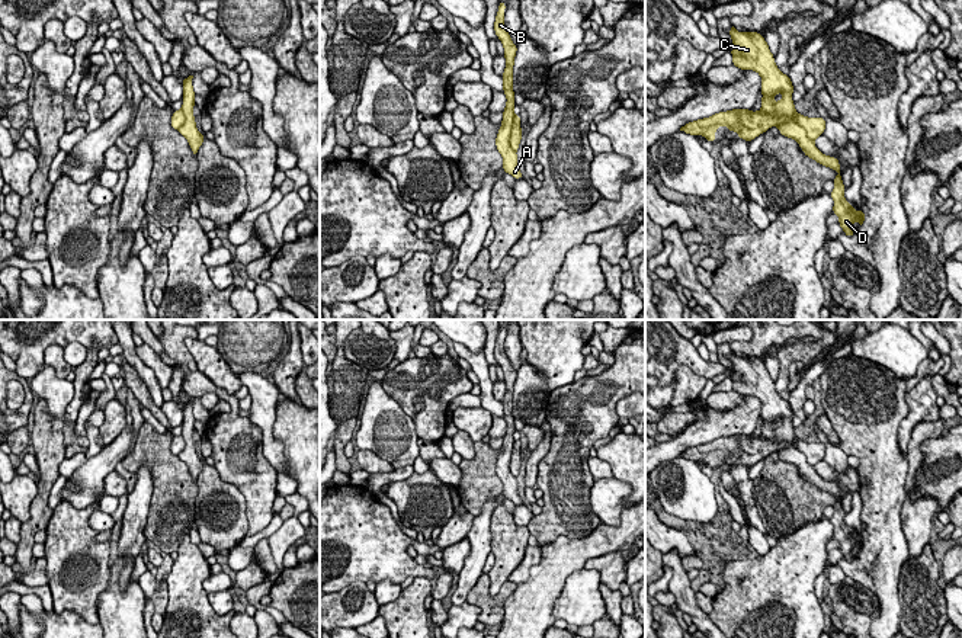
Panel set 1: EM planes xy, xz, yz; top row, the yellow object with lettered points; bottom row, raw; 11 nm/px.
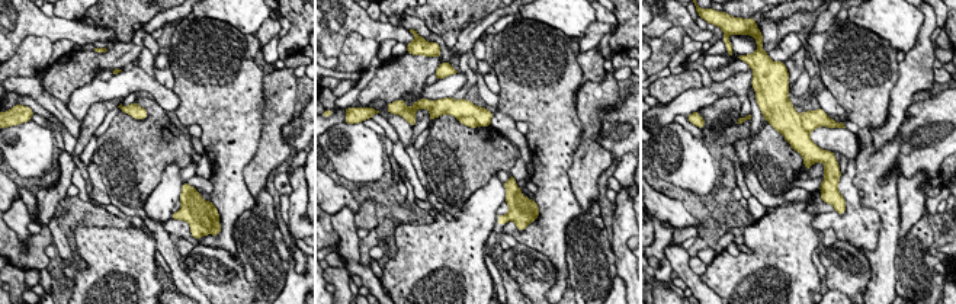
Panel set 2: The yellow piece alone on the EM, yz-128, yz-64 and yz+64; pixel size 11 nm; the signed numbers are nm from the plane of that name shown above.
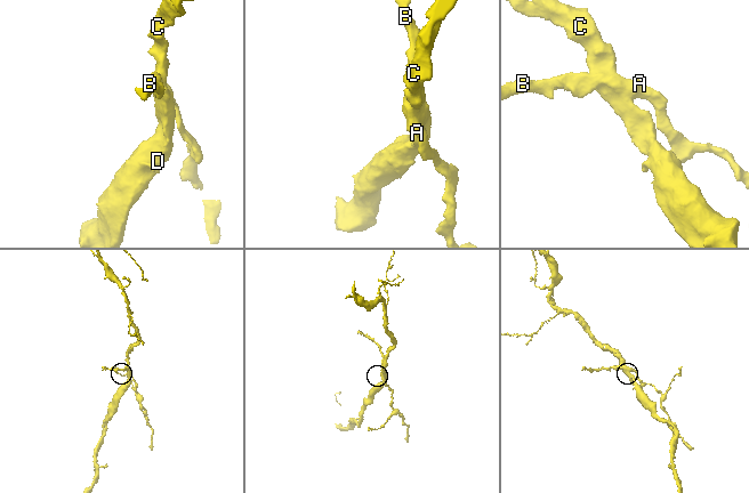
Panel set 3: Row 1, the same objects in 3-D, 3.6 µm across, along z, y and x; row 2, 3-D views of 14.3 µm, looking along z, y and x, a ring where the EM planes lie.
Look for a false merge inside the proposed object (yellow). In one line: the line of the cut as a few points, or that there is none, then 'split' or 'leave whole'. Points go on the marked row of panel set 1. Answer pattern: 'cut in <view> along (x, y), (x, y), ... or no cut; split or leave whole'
cut in yz along (762, 109), (776, 115), (786, 115), (791, 119); split

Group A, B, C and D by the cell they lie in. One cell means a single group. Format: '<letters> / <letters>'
A B / C D

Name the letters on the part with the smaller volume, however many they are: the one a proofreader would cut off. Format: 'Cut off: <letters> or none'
Cut off: A, B

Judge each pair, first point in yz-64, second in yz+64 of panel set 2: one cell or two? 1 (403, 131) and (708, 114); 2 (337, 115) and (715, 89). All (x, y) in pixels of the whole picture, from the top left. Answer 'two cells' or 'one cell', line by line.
1: two cells
2: one cell

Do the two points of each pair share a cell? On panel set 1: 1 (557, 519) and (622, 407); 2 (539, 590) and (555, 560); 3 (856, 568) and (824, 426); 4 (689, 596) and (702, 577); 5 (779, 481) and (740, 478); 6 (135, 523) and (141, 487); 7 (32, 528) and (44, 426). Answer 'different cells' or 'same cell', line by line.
1: different cells
2: same cell
3: different cells
4: different cells
5: different cells
6: same cell
7: same cell

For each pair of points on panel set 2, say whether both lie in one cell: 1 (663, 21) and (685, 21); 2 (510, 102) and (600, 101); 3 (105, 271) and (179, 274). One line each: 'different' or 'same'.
1: same
2: different
3: different

